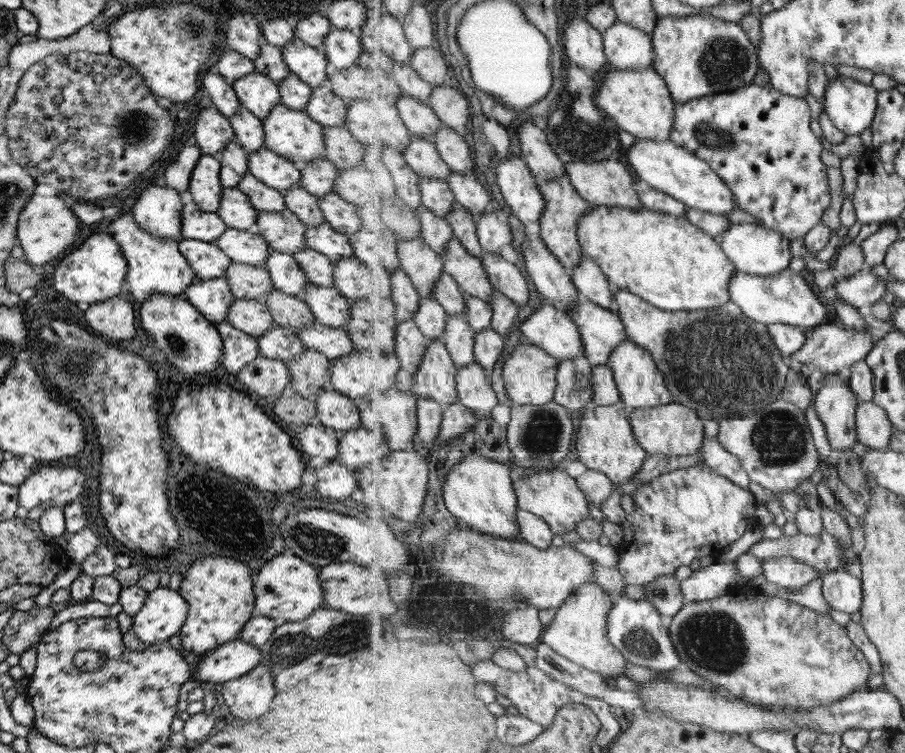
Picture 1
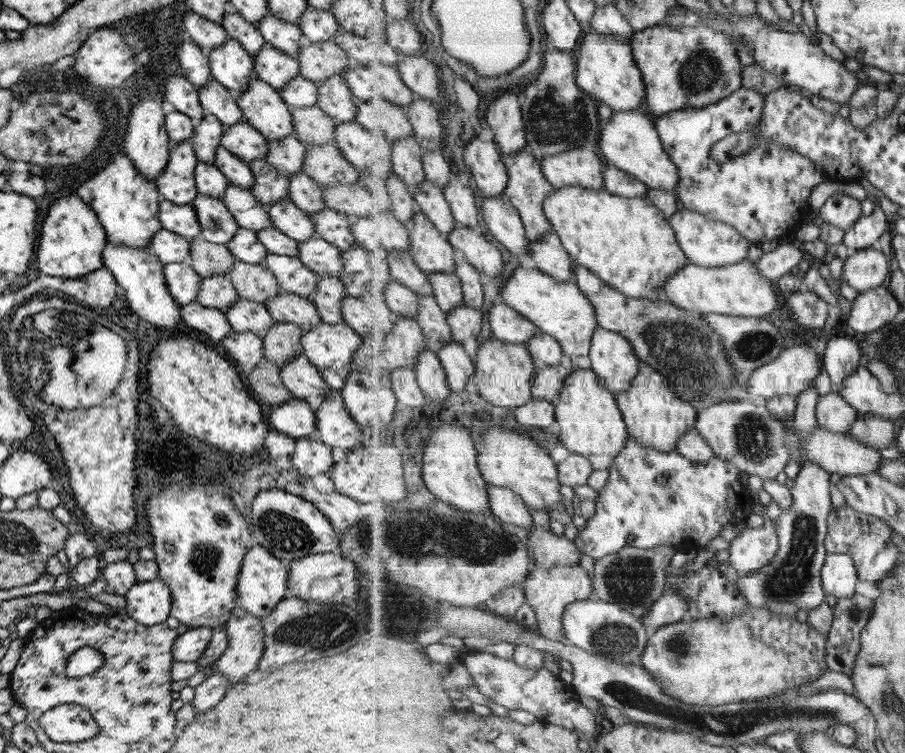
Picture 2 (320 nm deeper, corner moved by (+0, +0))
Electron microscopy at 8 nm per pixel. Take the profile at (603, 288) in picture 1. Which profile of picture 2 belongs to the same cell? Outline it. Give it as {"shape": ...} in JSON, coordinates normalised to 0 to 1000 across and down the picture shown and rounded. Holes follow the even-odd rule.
{"shape":[[[613,305],[602,309],[599,320],[587,321],[586,343],[601,364],[618,373],[635,375],[634,347]]]}

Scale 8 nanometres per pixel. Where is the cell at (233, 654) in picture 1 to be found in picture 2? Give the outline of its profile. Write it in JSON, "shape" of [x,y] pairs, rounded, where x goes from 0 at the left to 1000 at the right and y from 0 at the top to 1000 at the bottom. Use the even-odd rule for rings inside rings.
{"shape":[[[231,833],[208,834],[191,849],[189,871],[196,879],[215,879],[222,876],[221,869],[230,857],[233,835]]]}

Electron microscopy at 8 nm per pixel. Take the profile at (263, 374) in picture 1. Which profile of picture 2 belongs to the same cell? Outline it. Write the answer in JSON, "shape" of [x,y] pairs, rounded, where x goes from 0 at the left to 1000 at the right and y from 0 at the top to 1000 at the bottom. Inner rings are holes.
{"shape":[[[255,440],[251,449],[244,452],[244,459],[250,475],[259,478],[259,483],[265,483],[270,494],[275,494],[291,474],[288,449],[278,441]]]}

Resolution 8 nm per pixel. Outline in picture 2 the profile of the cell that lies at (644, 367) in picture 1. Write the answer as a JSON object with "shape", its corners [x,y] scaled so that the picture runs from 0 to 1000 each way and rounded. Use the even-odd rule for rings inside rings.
{"shape":[[[664,434],[659,440],[652,466],[654,490],[674,519],[695,518],[707,490],[701,461],[691,446],[678,438]]]}

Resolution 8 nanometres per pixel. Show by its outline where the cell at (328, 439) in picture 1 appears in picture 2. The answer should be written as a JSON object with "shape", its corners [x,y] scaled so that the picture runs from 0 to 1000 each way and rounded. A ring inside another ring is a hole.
{"shape":[[[319,527],[301,541],[294,562],[297,570],[316,576],[323,583],[348,578],[348,548],[339,533]]]}

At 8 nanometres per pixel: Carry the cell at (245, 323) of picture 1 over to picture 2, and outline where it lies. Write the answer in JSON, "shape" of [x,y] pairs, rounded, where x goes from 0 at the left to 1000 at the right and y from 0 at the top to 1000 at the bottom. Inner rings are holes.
{"shape":[[[251,367],[222,368],[215,401],[224,406],[224,409],[235,409],[248,416],[262,398],[263,393],[260,384],[257,384],[257,376],[253,373]]]}

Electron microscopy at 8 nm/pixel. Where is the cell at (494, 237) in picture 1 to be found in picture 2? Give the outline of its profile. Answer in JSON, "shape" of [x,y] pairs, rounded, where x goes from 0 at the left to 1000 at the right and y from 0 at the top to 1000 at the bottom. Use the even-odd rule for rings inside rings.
{"shape":[[[502,238],[491,250],[491,256],[505,295],[528,305],[529,279],[527,279],[527,271],[525,271],[523,252]]]}

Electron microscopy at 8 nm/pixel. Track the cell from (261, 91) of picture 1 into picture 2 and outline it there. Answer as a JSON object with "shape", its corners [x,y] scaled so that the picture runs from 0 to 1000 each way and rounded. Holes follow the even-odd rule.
{"shape":[[[251,49],[246,58],[228,69],[232,101],[259,126],[272,114],[280,96],[278,76],[262,53]]]}

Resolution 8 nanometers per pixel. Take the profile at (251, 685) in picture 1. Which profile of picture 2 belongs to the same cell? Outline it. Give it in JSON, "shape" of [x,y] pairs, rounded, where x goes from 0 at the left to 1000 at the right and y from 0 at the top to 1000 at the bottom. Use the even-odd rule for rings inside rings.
{"shape":[[[261,803],[244,834],[250,842],[250,858],[233,886],[257,908],[284,884],[292,857],[290,829],[286,819]]]}

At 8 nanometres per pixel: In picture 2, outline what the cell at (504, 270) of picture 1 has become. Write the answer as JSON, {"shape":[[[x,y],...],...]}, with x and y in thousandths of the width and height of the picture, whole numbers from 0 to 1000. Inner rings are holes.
{"shape":[[[505,295],[497,308],[495,320],[527,359],[540,365],[540,369],[551,369],[556,364],[556,340],[554,332],[530,309],[512,296]]]}

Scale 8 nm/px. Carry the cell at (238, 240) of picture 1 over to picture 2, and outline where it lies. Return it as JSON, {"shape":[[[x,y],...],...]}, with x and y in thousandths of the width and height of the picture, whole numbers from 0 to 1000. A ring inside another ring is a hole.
{"shape":[[[218,256],[210,272],[218,288],[222,317],[248,325],[261,309],[262,296],[244,266]]]}

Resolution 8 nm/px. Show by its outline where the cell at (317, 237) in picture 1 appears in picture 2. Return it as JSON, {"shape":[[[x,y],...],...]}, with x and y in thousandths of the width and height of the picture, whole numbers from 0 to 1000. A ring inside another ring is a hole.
{"shape":[[[310,264],[294,274],[296,292],[315,313],[335,321],[348,315],[346,296],[341,286],[330,279],[320,264]]]}

